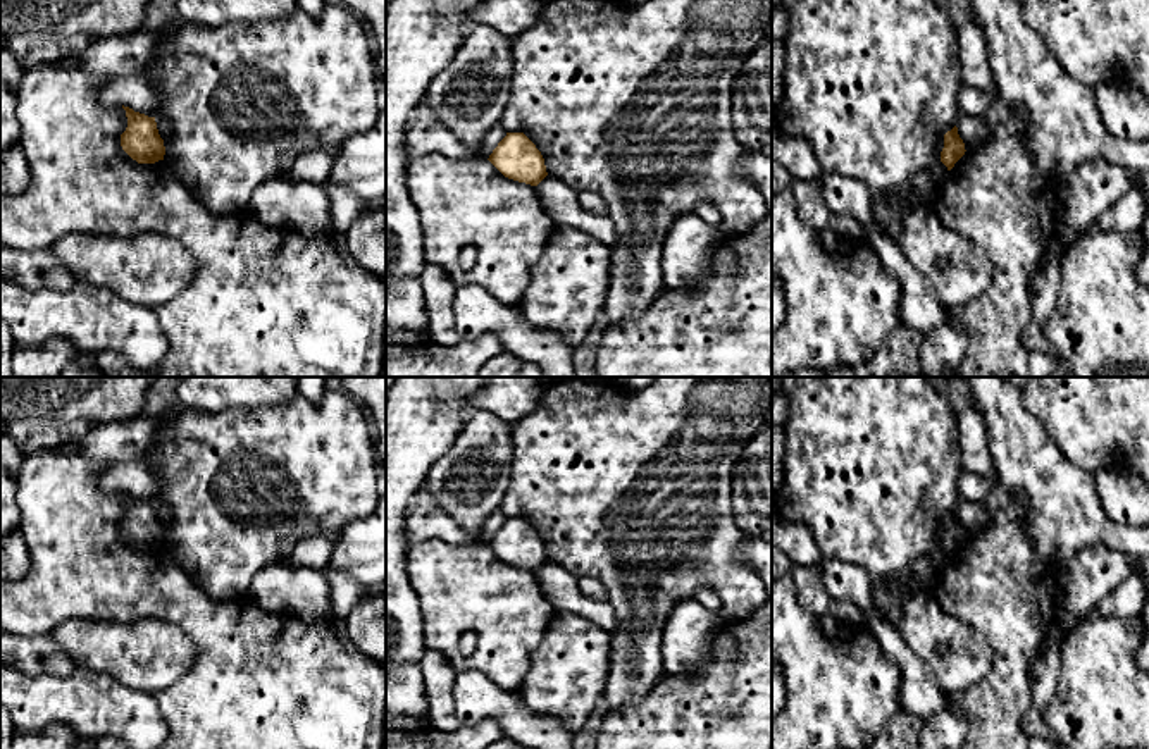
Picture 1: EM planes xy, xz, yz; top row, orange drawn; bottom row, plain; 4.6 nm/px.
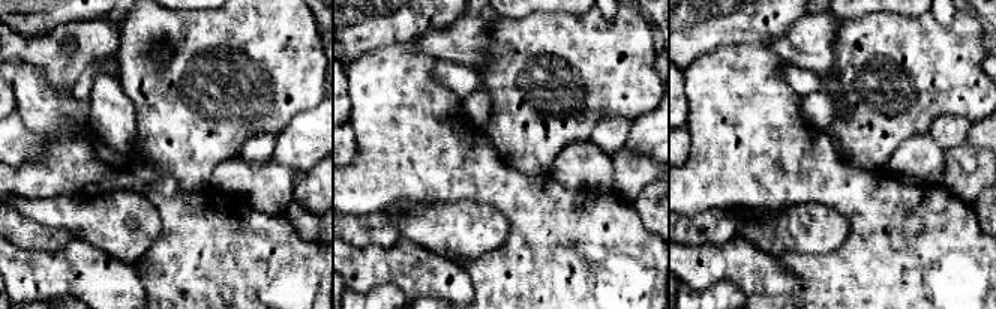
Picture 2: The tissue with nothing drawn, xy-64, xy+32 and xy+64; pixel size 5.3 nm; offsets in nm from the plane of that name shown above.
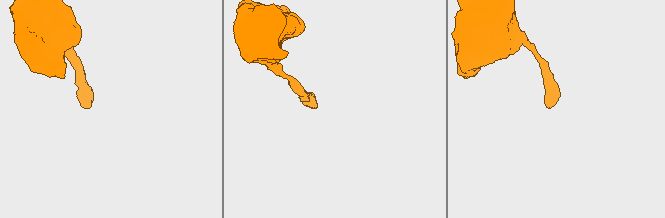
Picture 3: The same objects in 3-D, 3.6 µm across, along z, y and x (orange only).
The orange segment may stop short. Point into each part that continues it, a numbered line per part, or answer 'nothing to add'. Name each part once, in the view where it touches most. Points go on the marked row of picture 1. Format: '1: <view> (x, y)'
nothing to add

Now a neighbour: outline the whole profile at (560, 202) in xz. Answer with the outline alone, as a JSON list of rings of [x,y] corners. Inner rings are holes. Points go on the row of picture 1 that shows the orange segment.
[[[546,176],[537,184],[537,195],[544,212],[555,224],[572,226],[608,248],[615,246],[617,229],[608,215],[594,215],[584,210],[579,203],[579,193],[563,181]]]

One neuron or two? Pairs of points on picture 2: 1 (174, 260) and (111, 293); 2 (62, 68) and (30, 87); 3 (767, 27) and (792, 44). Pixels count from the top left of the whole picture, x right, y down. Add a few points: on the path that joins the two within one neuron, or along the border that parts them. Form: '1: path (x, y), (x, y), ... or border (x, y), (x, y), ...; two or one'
1: border (137, 272), (146, 293); two
2: border (15, 72), (32, 63), (54, 87), (71, 93); two
3: border (804, 15), (782, 36), (764, 44); two

